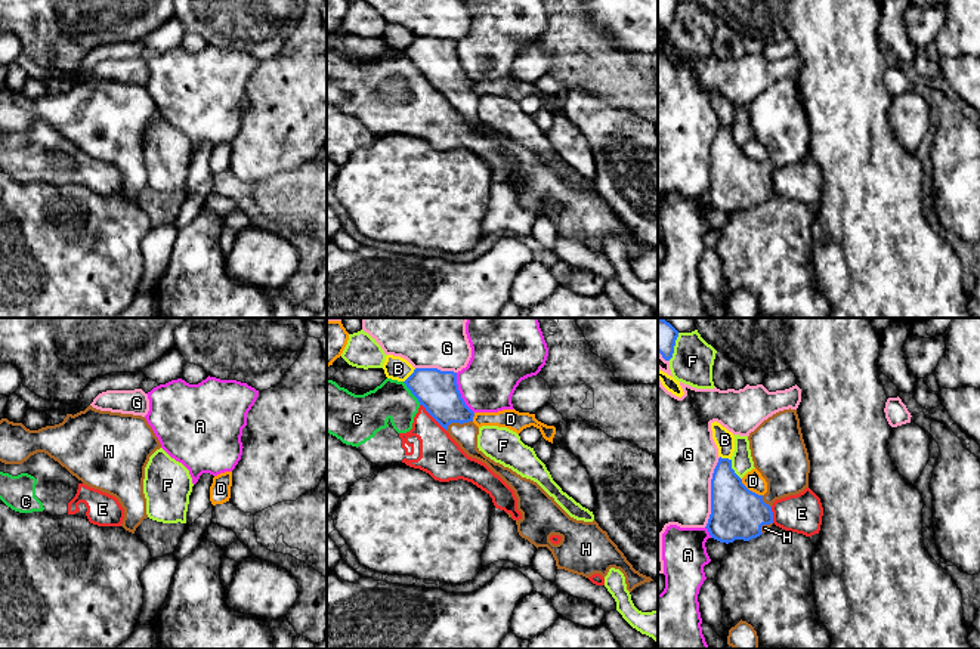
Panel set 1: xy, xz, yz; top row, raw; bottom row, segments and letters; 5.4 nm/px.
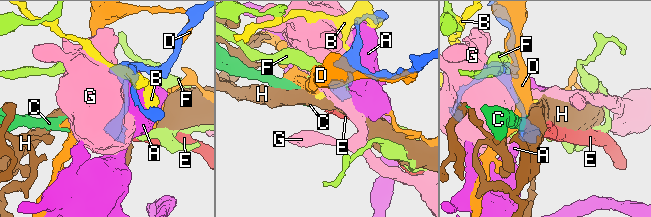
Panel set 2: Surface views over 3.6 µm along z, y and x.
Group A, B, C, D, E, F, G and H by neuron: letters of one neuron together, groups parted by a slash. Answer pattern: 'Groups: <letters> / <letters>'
Groups: A / B / C E / D / F / G / H

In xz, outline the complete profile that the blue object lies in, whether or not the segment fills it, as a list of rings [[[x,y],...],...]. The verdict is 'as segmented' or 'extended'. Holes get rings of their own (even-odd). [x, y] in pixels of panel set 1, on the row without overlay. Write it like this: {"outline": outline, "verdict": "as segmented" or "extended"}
{"outline": [[[415,37],[404,52],[469,126],[485,132],[514,160],[522,182],[516,189],[519,204],[537,217],[547,216],[557,238],[585,247],[594,242],[605,247],[615,237],[624,242],[630,262],[653,250],[633,237],[596,189],[571,186],[537,151],[495,132],[477,117],[479,96],[473,92],[474,81],[461,67],[457,41]]], "verdict": "extended"}

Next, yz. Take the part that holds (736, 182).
{"outline": [[[797,78],[773,83],[749,102],[748,109],[754,136],[766,148],[767,161],[749,160],[732,137],[732,129],[718,127],[705,197],[711,207],[726,213],[767,201],[773,194],[773,171],[809,157],[810,129]]], "verdict": "extended"}

